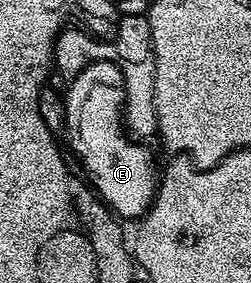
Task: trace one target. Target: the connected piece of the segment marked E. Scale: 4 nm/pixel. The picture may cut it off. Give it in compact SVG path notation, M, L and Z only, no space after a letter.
M112 60L87 64L87 68L83 68L83 72L79 72L68 83L69 91L67 89L64 91L65 124L63 134L69 137L70 148L77 153L78 160L85 165L86 172L84 171L84 173L101 201L113 211L118 219L140 220L149 213L149 208L157 196L159 177L157 178L157 162L153 159L152 152L145 147L148 145L144 141L134 140L130 137L123 125L124 85L125 71L120 65L116 66Z

